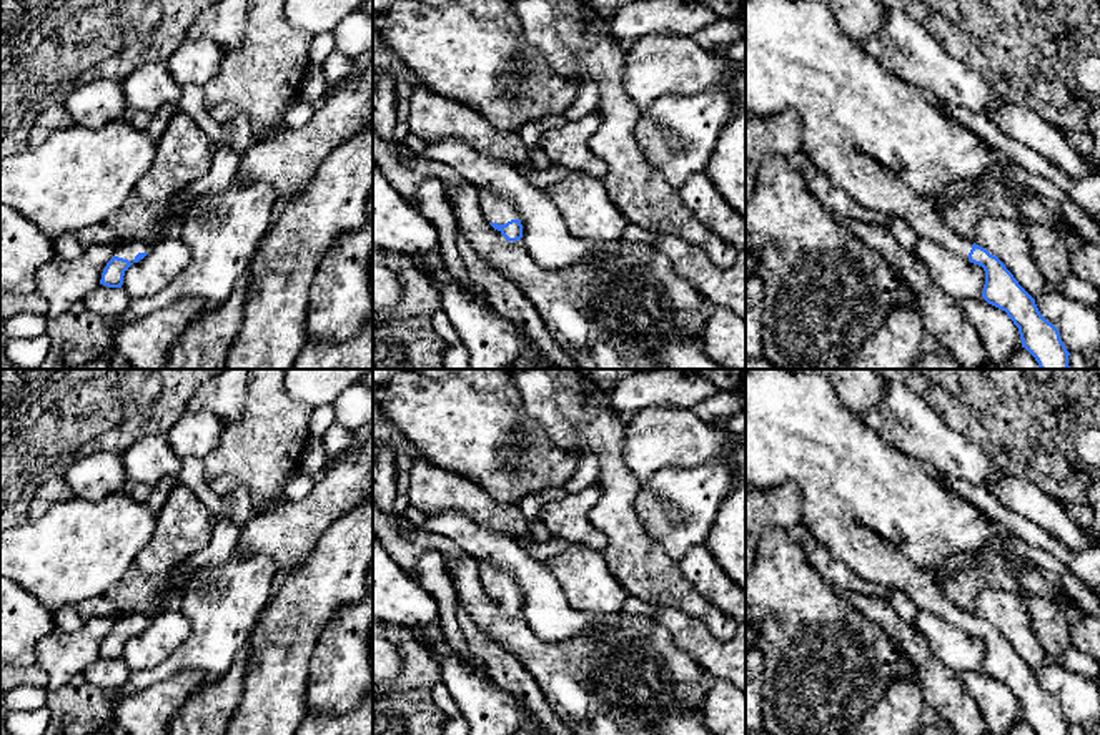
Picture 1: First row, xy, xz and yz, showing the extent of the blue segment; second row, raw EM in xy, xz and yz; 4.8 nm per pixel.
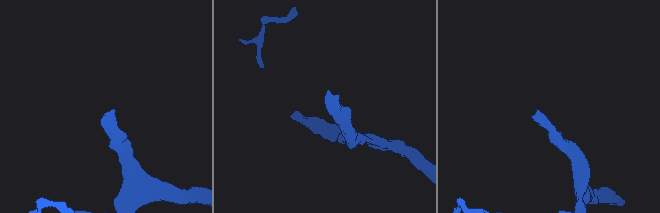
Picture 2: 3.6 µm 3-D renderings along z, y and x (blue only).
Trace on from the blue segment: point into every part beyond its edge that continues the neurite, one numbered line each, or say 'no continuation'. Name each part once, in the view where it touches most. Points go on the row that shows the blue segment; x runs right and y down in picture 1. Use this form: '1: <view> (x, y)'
1: xy (128, 248)

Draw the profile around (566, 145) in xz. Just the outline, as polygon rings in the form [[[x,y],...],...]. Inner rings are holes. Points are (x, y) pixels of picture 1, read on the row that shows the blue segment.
[[[592,110],[576,121],[566,121],[564,126],[548,130],[541,136],[538,148],[552,165],[559,165],[566,171],[581,171],[602,180],[607,166],[587,146],[601,121],[601,113]]]

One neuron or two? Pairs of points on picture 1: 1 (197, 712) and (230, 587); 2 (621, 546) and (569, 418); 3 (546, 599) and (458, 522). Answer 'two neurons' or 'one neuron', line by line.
1: two neurons
2: one neuron
3: one neuron

